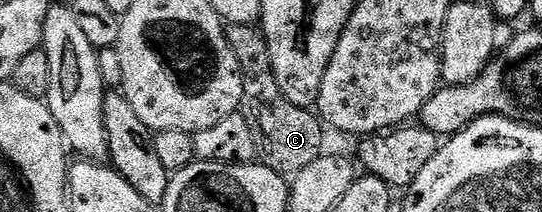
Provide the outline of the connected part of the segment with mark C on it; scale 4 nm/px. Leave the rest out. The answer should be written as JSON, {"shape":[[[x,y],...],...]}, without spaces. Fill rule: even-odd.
{"shape":[[[256,23],[228,25],[224,34],[234,55],[240,58],[244,94],[239,112],[244,114],[250,132],[254,135],[257,158],[281,175],[295,175],[302,171],[302,167],[310,167],[310,163],[322,155],[323,149],[320,148],[324,145],[325,126],[311,108],[290,103],[282,87],[278,87],[263,28]]]}

